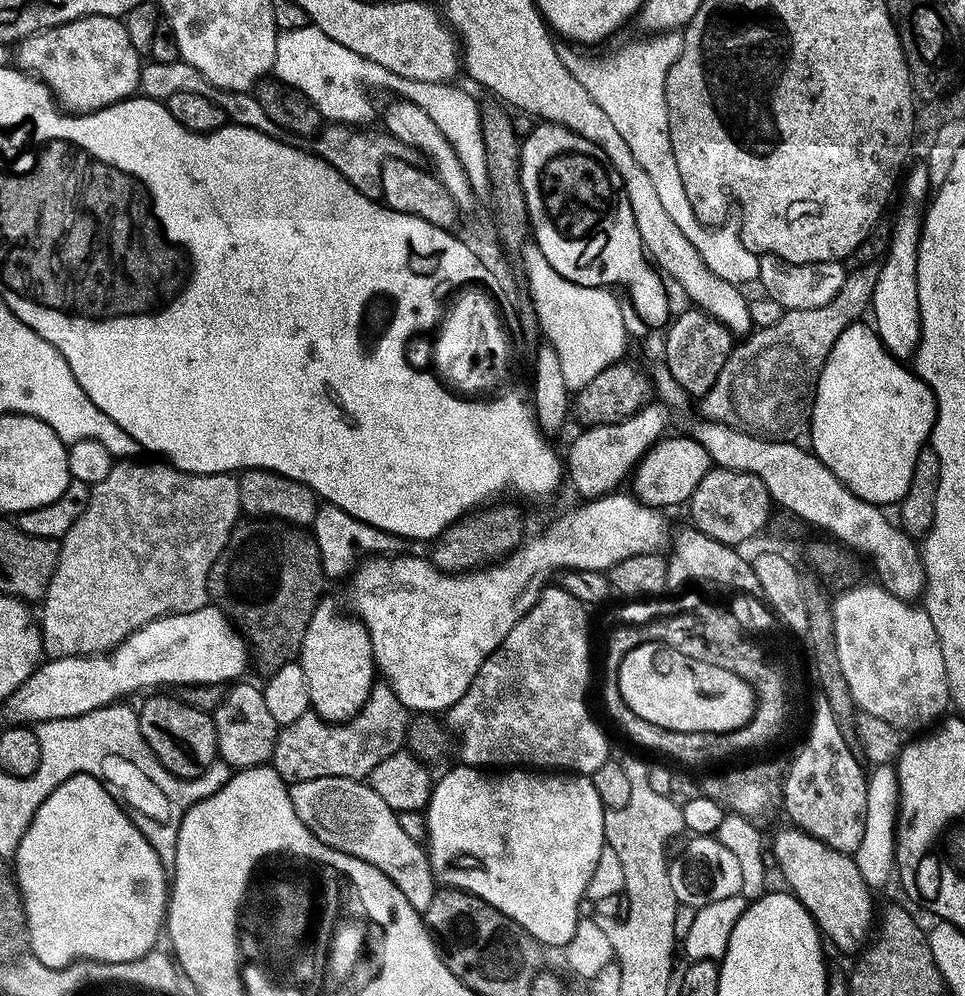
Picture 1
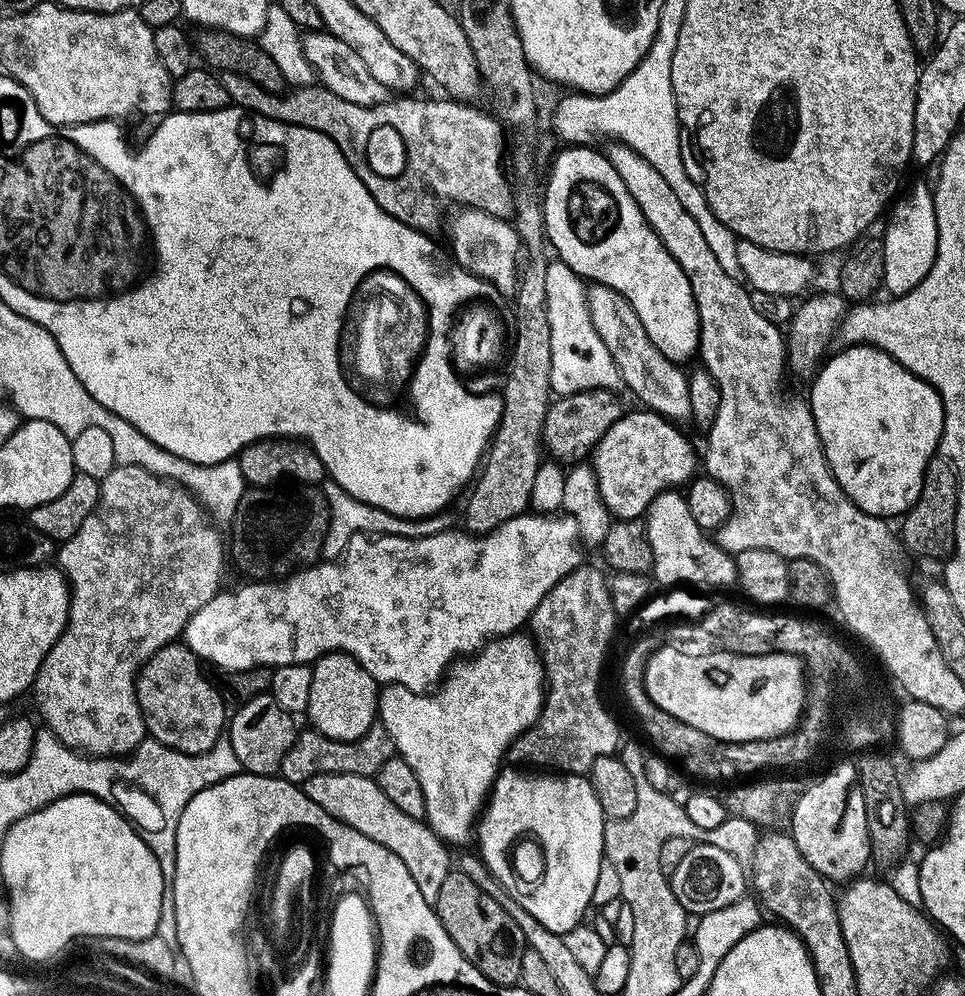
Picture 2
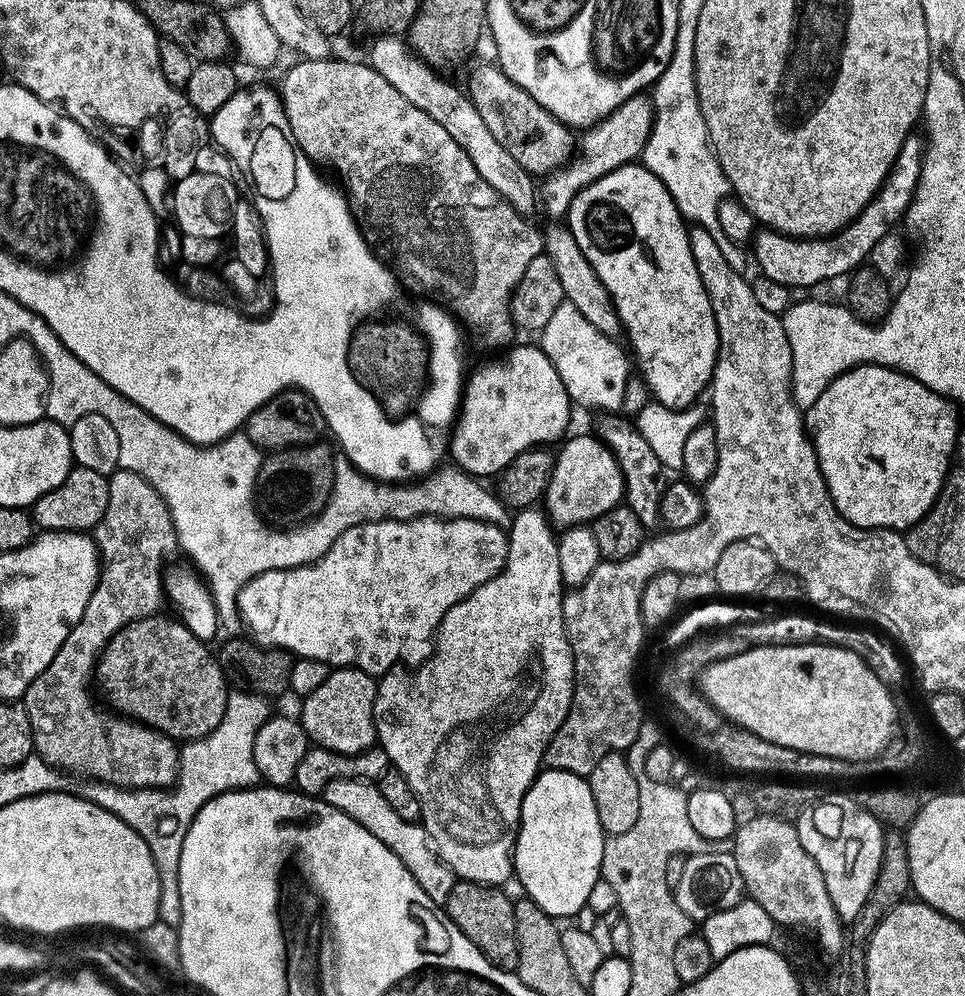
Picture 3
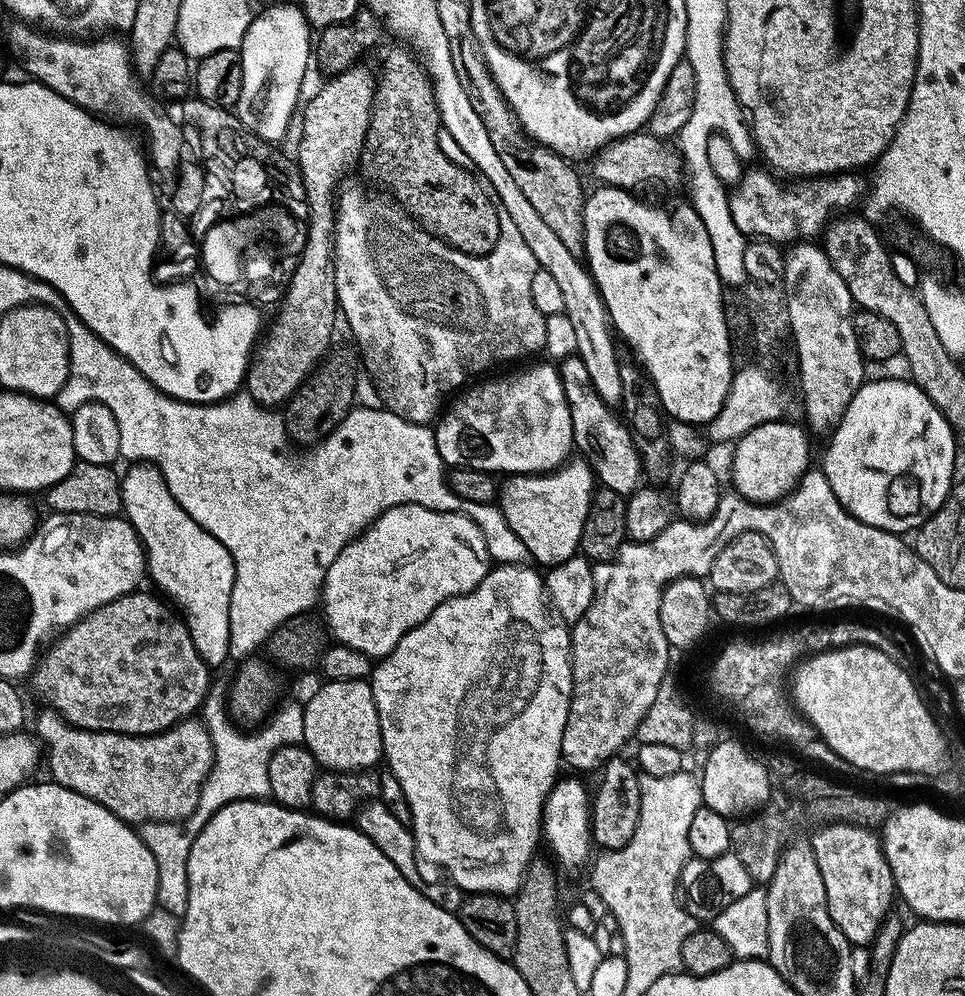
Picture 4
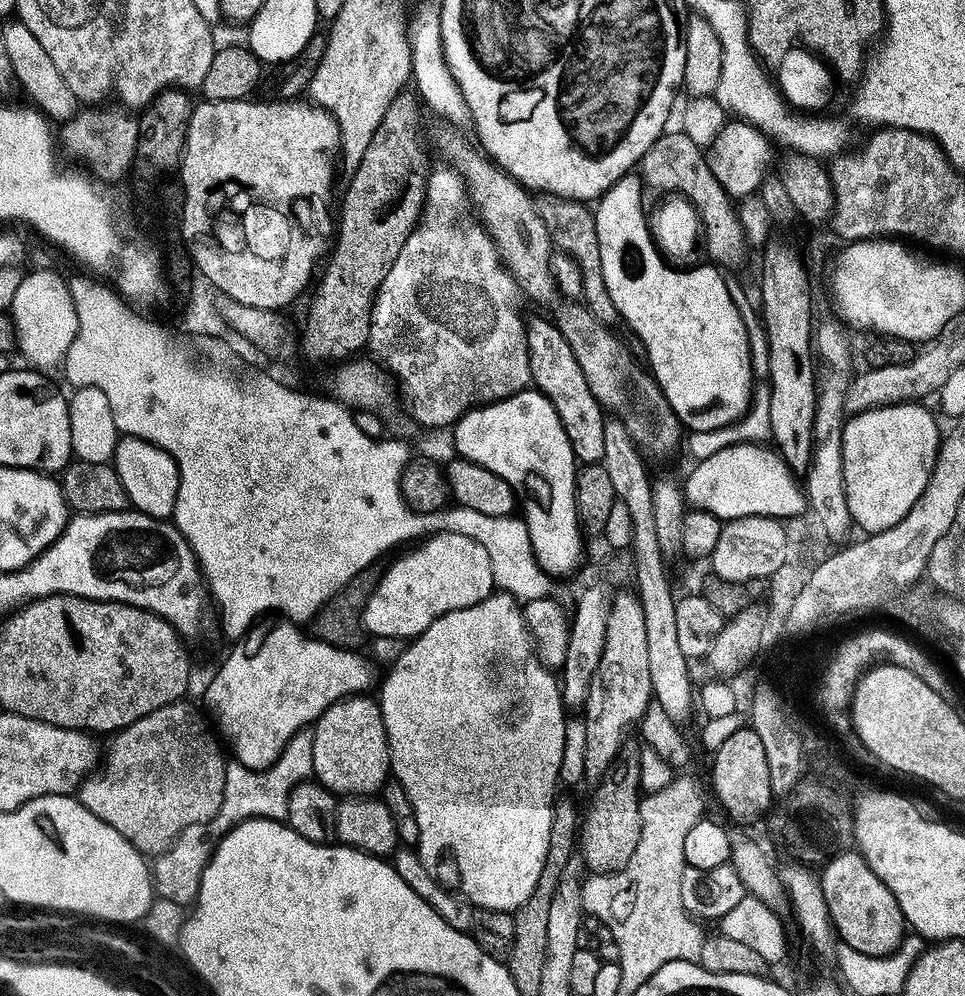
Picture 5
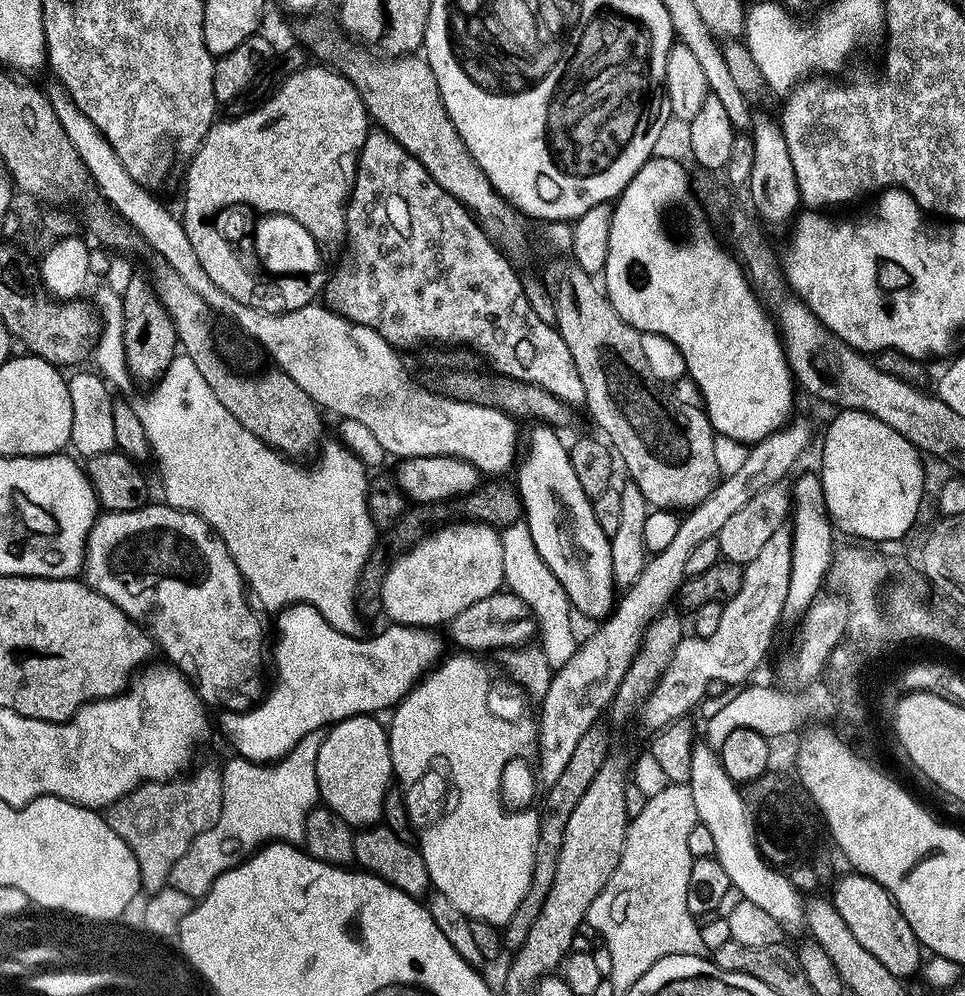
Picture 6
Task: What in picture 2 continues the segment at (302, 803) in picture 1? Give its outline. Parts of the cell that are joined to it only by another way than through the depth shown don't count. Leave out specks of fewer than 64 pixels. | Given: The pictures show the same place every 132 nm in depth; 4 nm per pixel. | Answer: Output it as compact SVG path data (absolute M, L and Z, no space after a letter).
M314 774L302 785L310 802L318 802L326 814L330 814L338 822L358 830L358 834L366 834L366 838L374 838L378 846L386 846L390 854L398 854L402 858L406 870L410 870L410 878L414 878L418 890L422 890L422 898L435 905L442 881L448 877L450 858L449 847L437 836L433 828L429 828L424 820L410 818L410 814L402 814L382 790L378 790L375 779L358 774Z

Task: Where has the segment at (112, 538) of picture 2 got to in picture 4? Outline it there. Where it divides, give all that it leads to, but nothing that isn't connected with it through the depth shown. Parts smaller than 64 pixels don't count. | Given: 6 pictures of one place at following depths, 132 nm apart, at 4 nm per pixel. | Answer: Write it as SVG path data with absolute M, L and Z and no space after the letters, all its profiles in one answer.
M44 711L48 712L40 712L36 716L34 736L46 753L46 764L48 760L51 779L55 783L106 806L106 810L110 810L118 819L133 826L148 824L152 820L184 822L190 814L194 814L200 787L206 782L214 760L210 734L199 719L189 719L186 726L168 728L153 736L127 736L117 732L91 732L75 728L59 712Z

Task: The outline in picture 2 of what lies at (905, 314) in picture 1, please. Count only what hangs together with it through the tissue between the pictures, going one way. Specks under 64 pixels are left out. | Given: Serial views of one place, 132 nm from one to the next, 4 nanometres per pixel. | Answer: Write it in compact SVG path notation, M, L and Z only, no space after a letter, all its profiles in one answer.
M916 184L902 196L891 205L886 216L888 225L882 234L885 250L882 288L892 298L905 296L910 290L914 290L914 286L918 286L918 282L922 282L922 278L926 278L926 274L930 274L930 266L934 266L938 250L938 218L933 189L929 185L927 188L924 184Z

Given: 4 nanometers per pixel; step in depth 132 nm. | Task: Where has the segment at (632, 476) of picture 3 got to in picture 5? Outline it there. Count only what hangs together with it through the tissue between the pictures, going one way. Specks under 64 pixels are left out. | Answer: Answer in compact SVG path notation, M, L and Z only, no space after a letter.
M529 319L526 327L532 384L541 394L548 396L553 404L562 426L565 427L566 436L570 440L577 461L581 465L603 461L606 412L594 398L590 386L586 386L586 374L582 374L582 366L578 366L578 358L574 358L570 342L562 338L555 323L548 321L547 324L544 320Z

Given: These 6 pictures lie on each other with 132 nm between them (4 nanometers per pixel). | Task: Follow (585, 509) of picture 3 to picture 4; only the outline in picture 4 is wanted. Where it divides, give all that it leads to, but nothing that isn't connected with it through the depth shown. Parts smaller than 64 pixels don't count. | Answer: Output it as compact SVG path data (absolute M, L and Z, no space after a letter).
M583 458L569 459L549 472L536 475L509 475L499 485L498 506L510 522L510 530L522 538L529 557L541 569L549 570L581 551L580 539L598 481L591 464Z

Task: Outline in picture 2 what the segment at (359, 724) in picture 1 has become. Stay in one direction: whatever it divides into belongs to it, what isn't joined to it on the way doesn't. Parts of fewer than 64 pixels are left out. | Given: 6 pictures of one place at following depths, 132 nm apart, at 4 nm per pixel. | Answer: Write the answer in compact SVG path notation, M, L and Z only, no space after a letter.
M379 722L373 724L371 730L357 740L335 740L315 730L307 731L297 735L290 750L286 750L286 758L282 758L279 775L291 784L302 786L314 778L314 774L358 774L374 778L378 770L382 770L382 765L397 755L394 738L390 738L388 731Z

